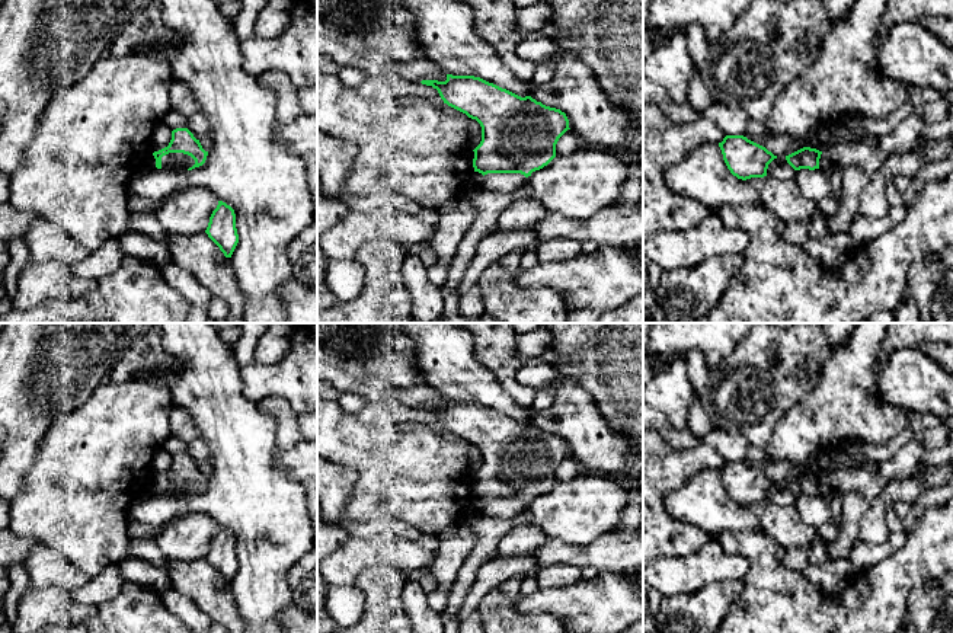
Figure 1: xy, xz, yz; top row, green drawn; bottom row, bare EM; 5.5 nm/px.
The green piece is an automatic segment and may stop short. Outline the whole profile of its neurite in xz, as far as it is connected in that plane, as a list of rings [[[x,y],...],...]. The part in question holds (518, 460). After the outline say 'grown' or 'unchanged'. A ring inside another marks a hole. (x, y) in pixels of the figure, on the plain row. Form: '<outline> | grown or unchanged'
[[[447,400],[445,407],[422,406],[420,409],[436,415],[444,429],[480,450],[482,467],[473,476],[473,493],[483,502],[487,499],[531,502],[556,483],[559,464],[570,455],[569,445],[560,435],[546,432],[531,422],[521,423],[480,403]]] | unchanged

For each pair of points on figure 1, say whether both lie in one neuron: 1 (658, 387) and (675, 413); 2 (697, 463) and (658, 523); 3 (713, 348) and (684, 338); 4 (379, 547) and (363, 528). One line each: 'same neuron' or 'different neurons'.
1: same neuron
2: same neuron
3: same neuron
4: different neurons

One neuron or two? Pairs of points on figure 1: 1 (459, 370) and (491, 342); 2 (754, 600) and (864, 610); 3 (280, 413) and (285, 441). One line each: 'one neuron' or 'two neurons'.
1: two neurons
2: one neuron
3: one neuron

